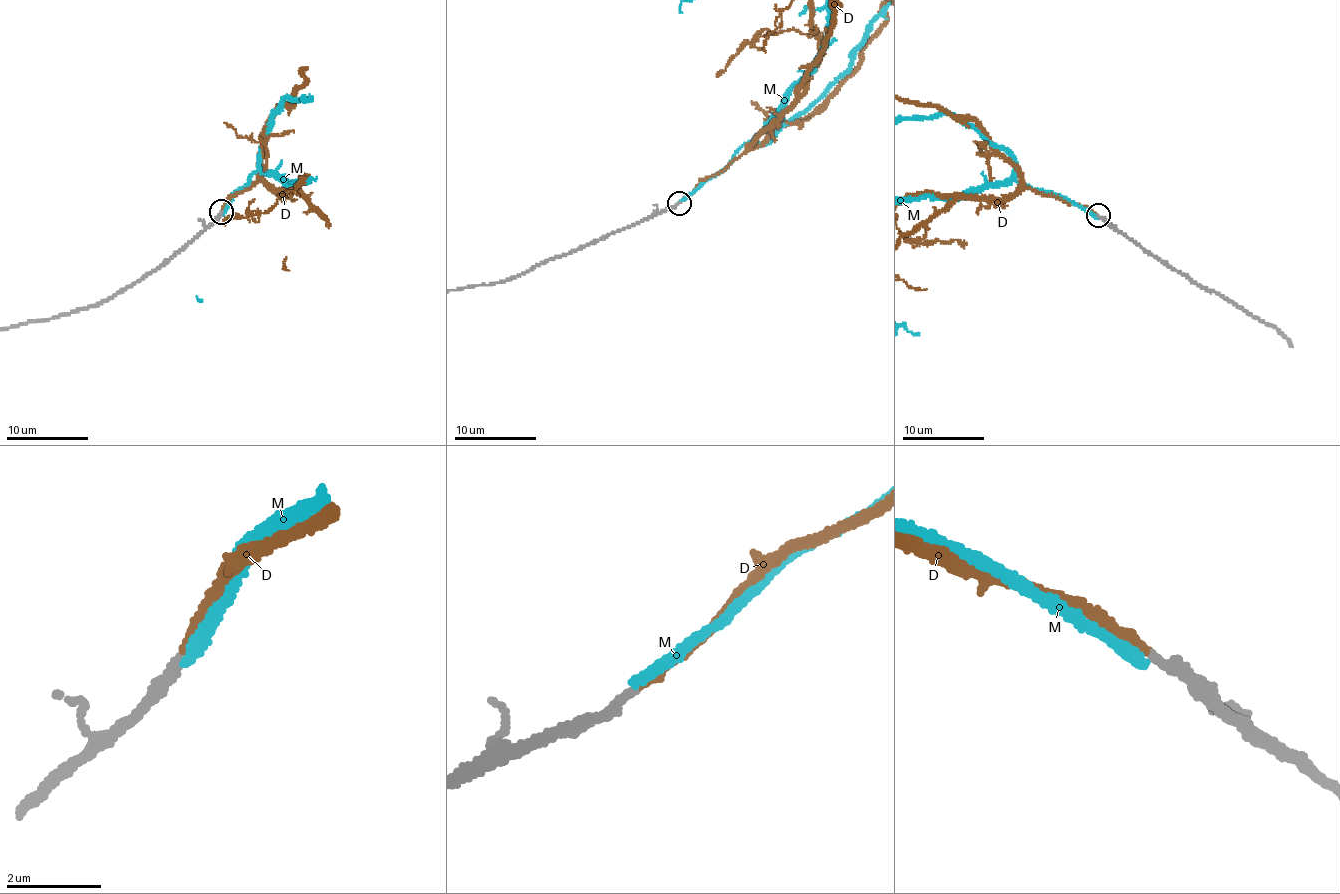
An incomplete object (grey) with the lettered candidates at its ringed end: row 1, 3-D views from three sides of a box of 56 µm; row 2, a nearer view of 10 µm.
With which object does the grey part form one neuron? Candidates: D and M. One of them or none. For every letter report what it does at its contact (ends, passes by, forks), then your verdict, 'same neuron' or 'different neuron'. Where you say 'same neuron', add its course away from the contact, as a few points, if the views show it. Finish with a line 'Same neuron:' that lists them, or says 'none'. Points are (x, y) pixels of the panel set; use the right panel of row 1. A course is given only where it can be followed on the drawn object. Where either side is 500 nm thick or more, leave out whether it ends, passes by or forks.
D: it ends | same neuron
M: it ends | different neuron
Same neuron: D

